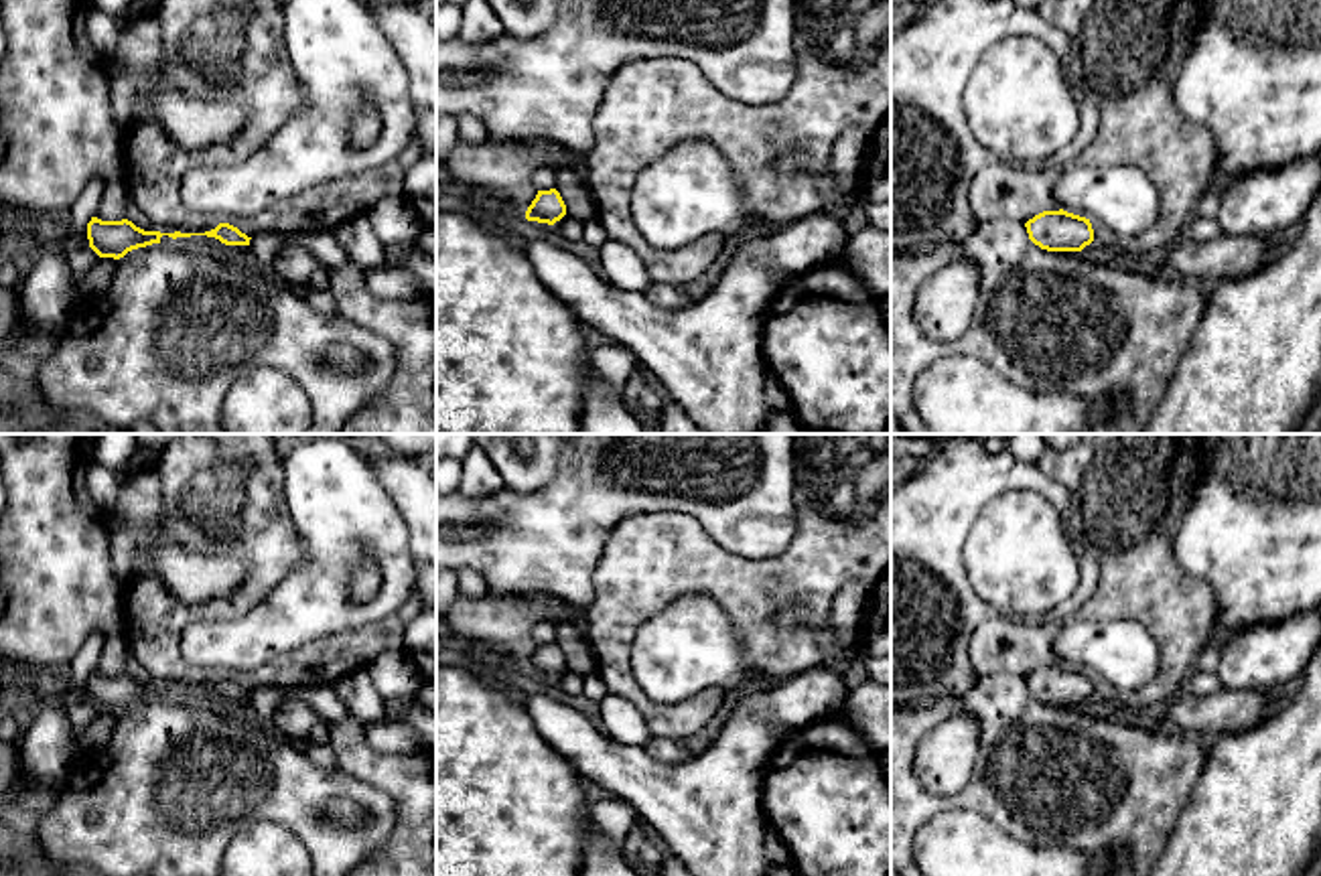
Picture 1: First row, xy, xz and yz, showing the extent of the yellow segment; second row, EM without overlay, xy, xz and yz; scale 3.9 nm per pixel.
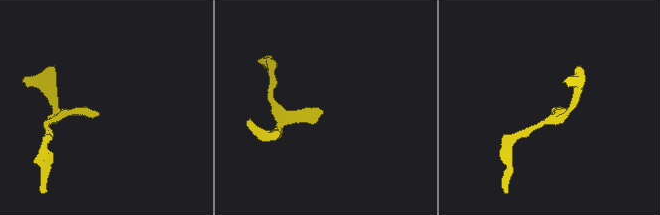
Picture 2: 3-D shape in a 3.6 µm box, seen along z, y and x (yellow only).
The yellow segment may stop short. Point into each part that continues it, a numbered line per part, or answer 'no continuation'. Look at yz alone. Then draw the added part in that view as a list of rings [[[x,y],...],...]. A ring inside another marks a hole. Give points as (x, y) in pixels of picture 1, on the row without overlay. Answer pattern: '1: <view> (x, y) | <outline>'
no continuation

